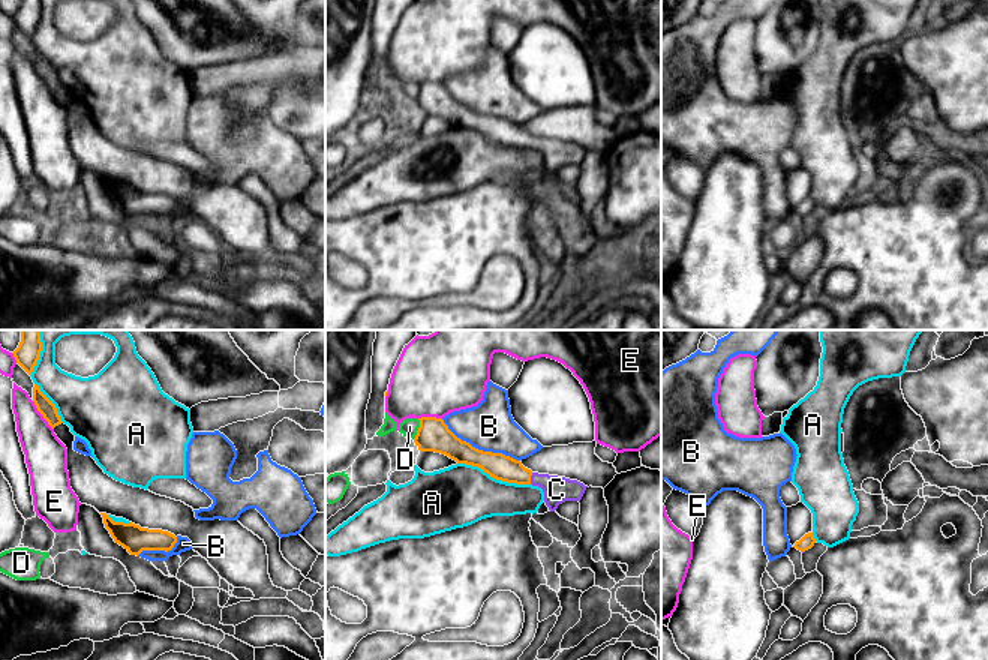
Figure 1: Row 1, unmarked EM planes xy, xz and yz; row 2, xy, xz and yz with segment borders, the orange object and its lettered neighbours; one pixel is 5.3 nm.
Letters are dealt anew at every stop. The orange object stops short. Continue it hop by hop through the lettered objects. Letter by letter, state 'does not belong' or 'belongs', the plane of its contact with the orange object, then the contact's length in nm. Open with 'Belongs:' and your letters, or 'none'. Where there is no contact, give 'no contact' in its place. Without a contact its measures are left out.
Belongs: C
A: does not belong | xz | 420 nm
B: does not belong | xz | 480 nm
C: belongs | xz | 70 nm
D: does not belong | xz | 120 nm
E: does not belong | xy | 200 nm

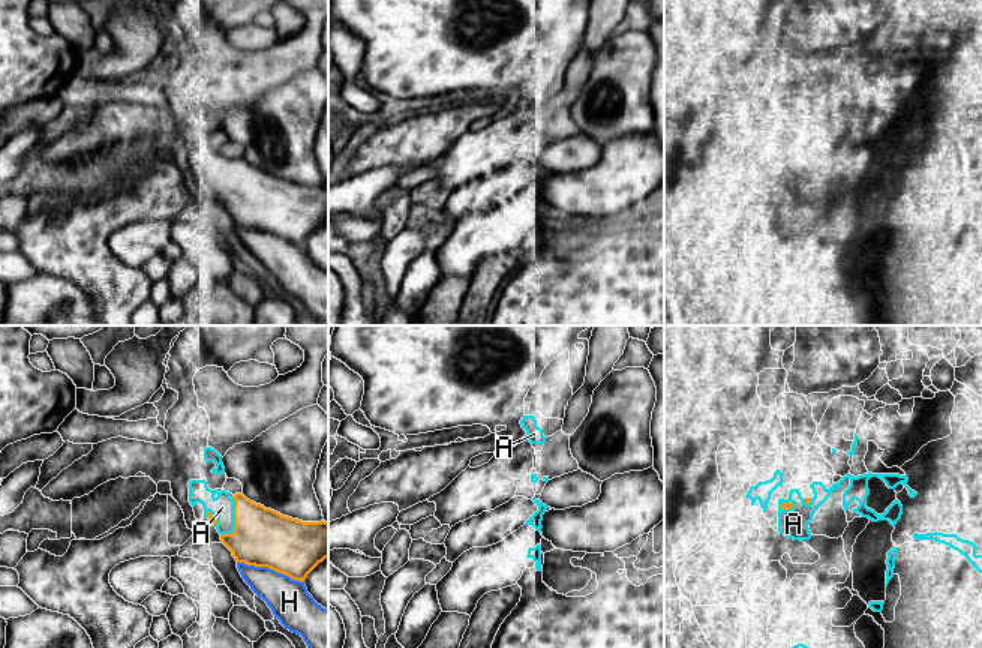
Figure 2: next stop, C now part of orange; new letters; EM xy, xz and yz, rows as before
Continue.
Belongs: none
A: does not belong | xy | 220 nm
H: does not belong | xy | 380 nm

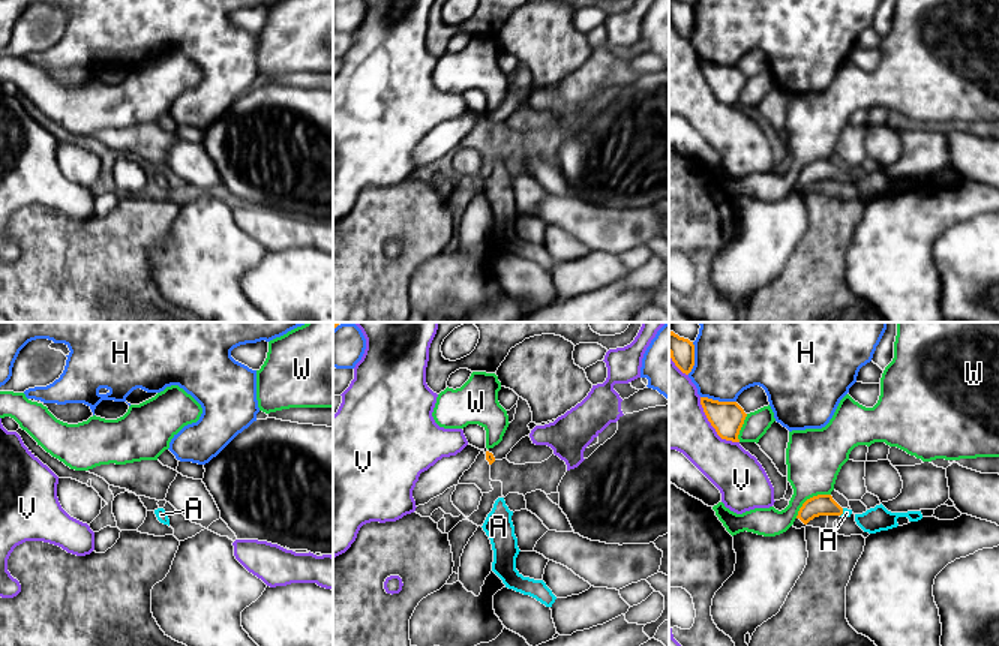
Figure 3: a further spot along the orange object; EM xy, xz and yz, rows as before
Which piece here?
Belongs: A
A: belongs | yz | 50 nm
H: does not belong | yz | 190 nm
V: does not belong | yz | 320 nm
W: does not belong | yz | 240 nm

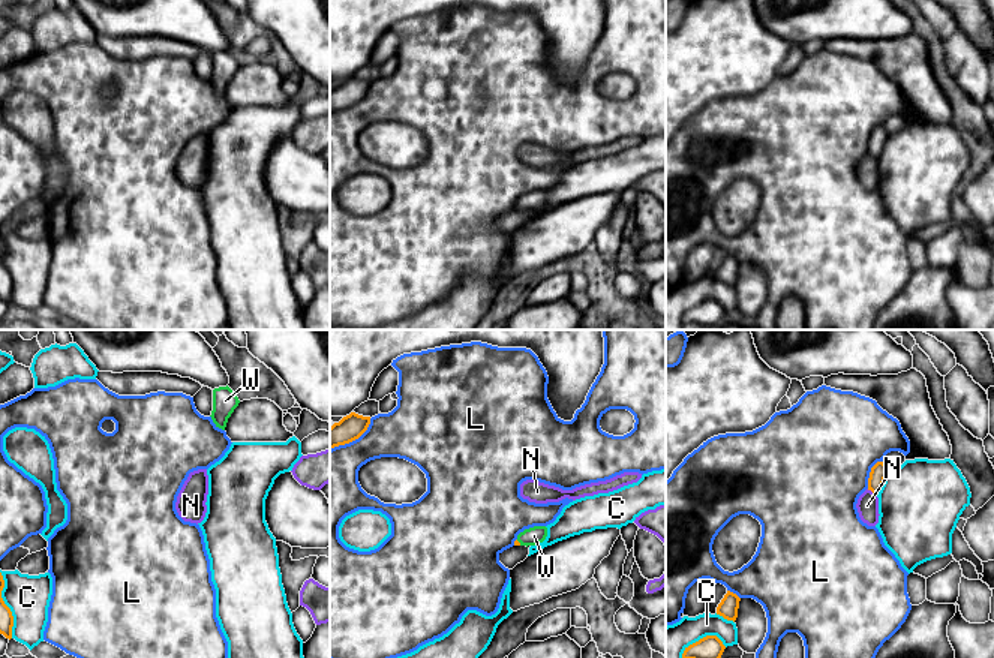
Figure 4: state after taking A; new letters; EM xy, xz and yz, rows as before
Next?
Belongs: W
C: does not belong | yz | 150 nm
L: does not belong | yz | 170 nm
N: does not belong | yz | 70 nm
W: belongs | xz | 40 nm

